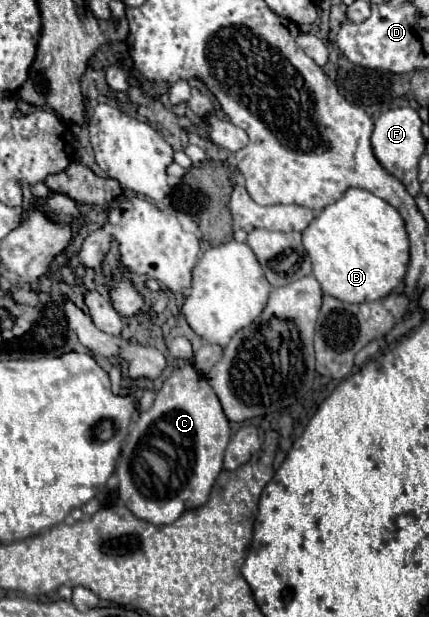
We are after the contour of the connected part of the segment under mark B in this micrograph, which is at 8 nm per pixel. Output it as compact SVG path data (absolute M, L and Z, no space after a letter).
M351 187L343 193L341 199L327 205L303 231L303 247L313 263L313 275L321 283L323 293L345 303L367 303L381 299L395 291L407 273L409 239L405 233L405 223L387 201L365 189Z

